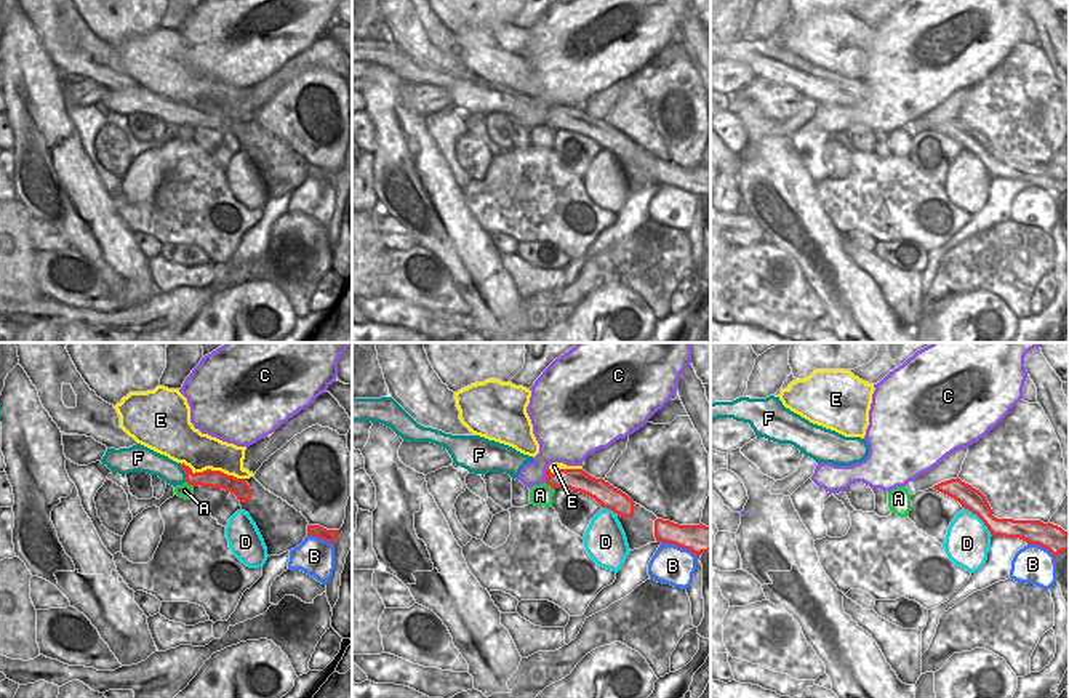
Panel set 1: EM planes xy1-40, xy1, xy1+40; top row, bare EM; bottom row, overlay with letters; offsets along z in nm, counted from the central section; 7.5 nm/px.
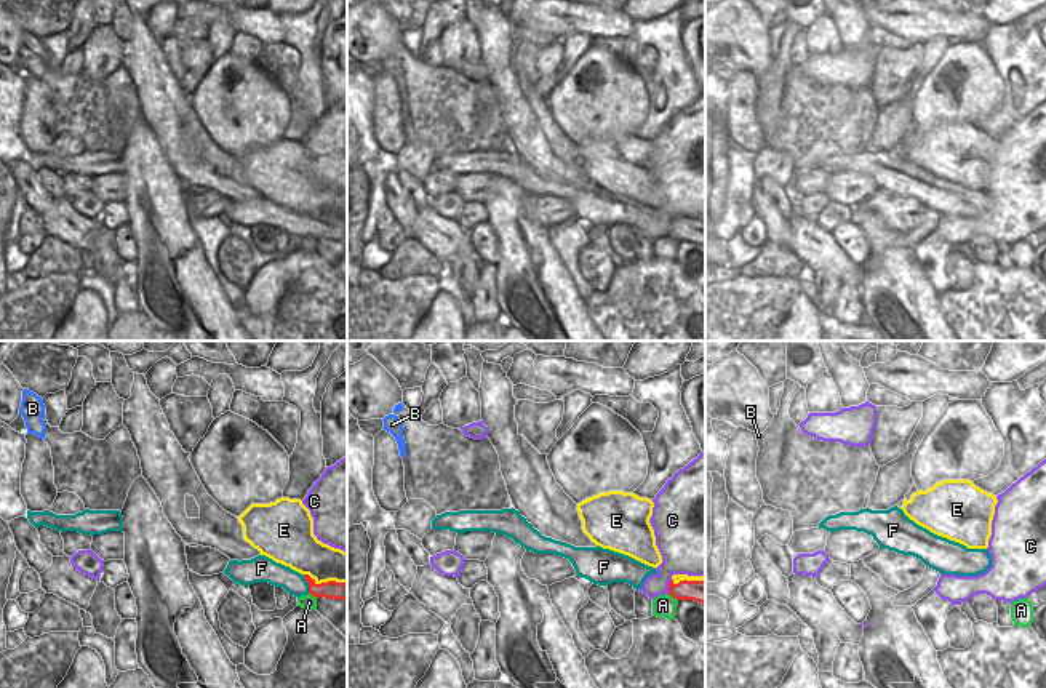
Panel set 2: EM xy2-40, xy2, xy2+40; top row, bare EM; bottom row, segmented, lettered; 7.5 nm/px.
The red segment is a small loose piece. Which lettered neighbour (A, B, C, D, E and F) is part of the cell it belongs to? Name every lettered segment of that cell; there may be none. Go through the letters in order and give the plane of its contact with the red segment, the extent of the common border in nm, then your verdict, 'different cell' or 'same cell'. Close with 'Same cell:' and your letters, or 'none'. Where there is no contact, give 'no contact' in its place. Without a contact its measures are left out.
A: xy1 | 110 nm | different cell
B: xy1 | 280 nm | different cell
C: xy2 | 110 nm | different cell
D: xy1+40 | 320 nm | different cell
E: xy1-40 | 500 nm | different cell
F: xy2-40 | 150 nm | same cell
Same cell: F

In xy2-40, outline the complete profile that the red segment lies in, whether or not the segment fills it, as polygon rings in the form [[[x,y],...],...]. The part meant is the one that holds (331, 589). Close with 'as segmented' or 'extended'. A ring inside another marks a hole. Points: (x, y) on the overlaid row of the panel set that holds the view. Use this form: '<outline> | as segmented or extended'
[[[258,555],[251,560],[230,560],[224,570],[235,584],[251,586],[254,582],[269,582],[275,587],[283,587],[289,595],[302,597],[313,595],[317,598],[347,600],[347,584],[328,581],[317,584],[309,574],[301,574],[289,566],[273,562],[265,555]]] | extended

